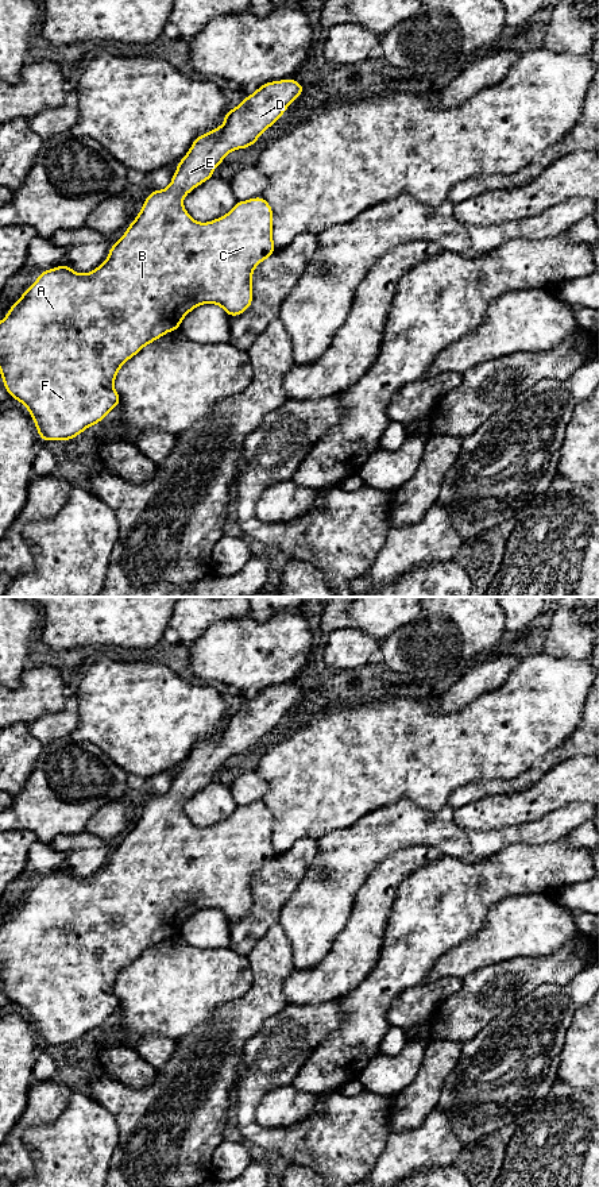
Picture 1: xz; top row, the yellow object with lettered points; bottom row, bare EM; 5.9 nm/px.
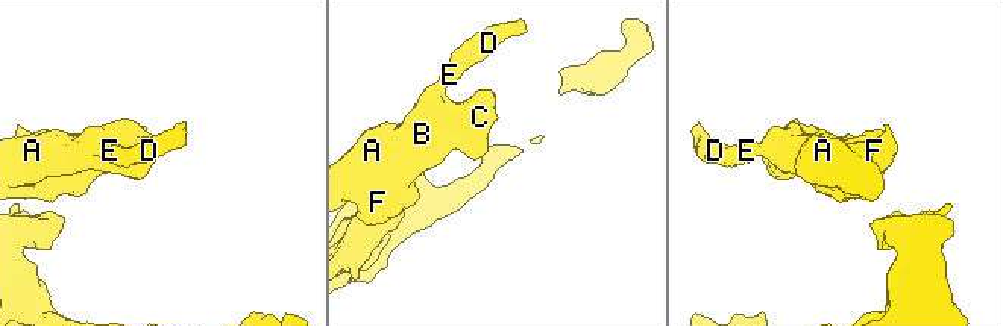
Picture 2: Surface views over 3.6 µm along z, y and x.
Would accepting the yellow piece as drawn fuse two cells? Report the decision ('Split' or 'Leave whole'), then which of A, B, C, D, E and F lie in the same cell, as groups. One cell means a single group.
Leave whole. Groups: A B C D E F

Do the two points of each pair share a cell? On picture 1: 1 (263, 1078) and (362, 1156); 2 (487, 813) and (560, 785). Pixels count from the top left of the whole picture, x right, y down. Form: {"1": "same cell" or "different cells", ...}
{"1": "same cell", "2": "same cell"}

